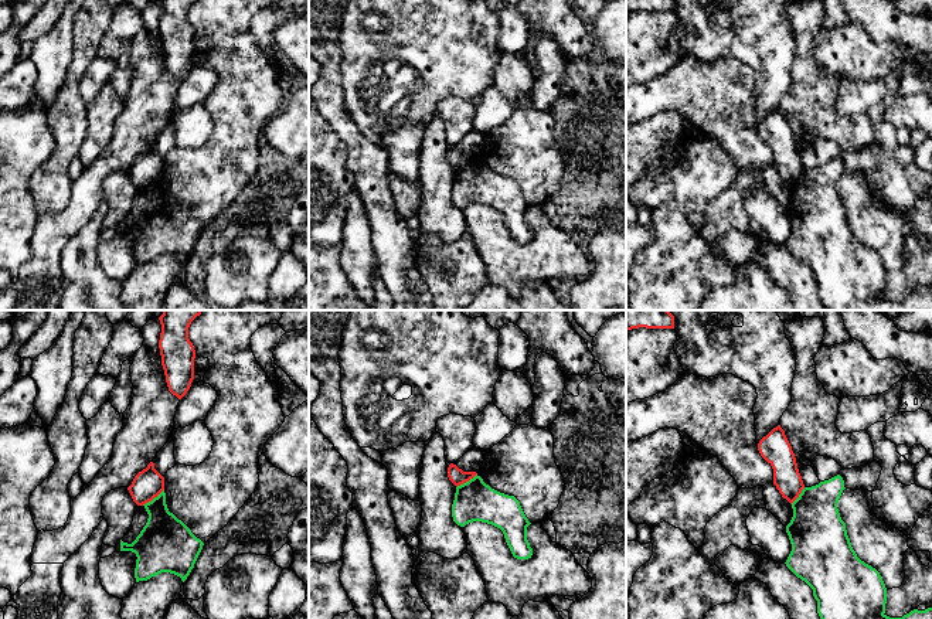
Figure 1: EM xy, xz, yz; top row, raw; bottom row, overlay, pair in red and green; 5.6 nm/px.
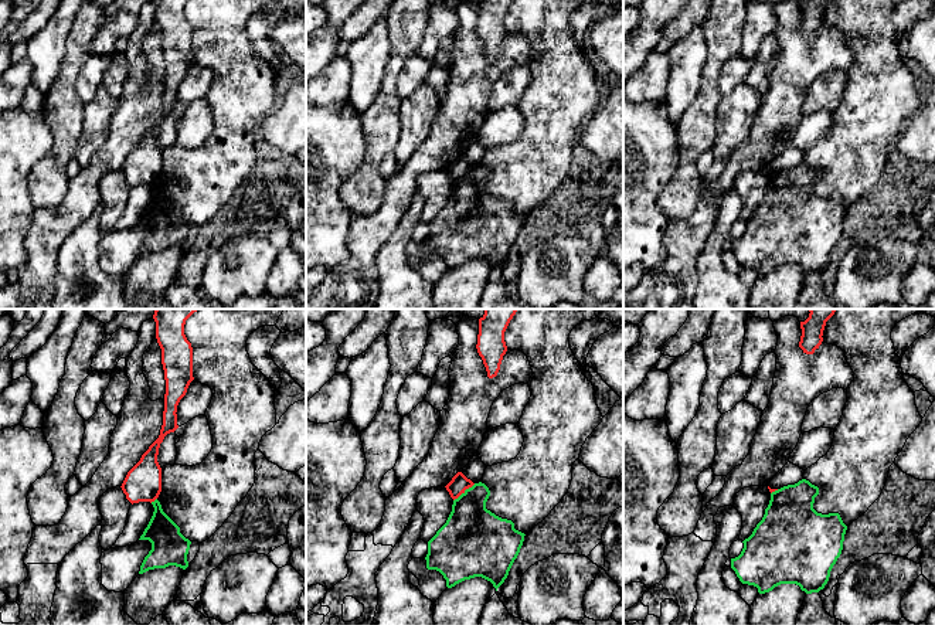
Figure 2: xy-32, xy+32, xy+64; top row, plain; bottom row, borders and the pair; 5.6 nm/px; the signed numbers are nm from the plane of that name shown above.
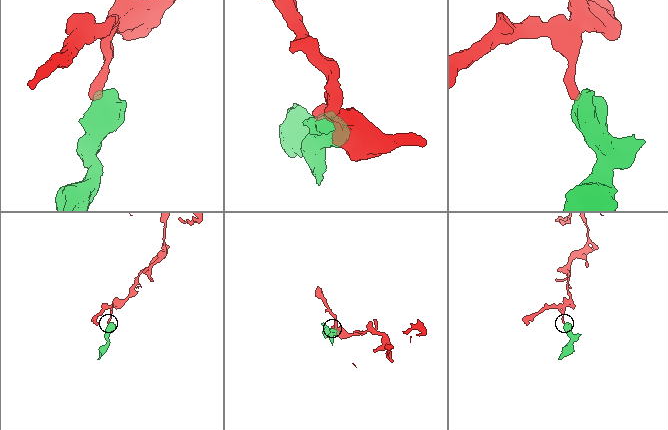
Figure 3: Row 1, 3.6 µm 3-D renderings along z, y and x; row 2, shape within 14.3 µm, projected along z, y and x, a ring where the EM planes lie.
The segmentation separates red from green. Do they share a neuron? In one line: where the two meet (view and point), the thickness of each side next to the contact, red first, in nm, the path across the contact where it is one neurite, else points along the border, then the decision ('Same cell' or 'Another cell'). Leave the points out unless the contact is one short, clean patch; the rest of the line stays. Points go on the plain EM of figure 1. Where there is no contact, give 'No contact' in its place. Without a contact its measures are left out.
Touches red at xy (152, 182). Thickness 170 nm (red) against 280 nm. Boundary: xy (163, 172), (142, 187). Another cell

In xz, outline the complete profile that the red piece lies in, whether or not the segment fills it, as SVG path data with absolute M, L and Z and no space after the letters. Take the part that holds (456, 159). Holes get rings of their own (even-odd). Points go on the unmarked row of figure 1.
M450 146L448 150L448 160L449 163L458 170L470 161L473 161L477 156L476 154L463 154L456 147Z

